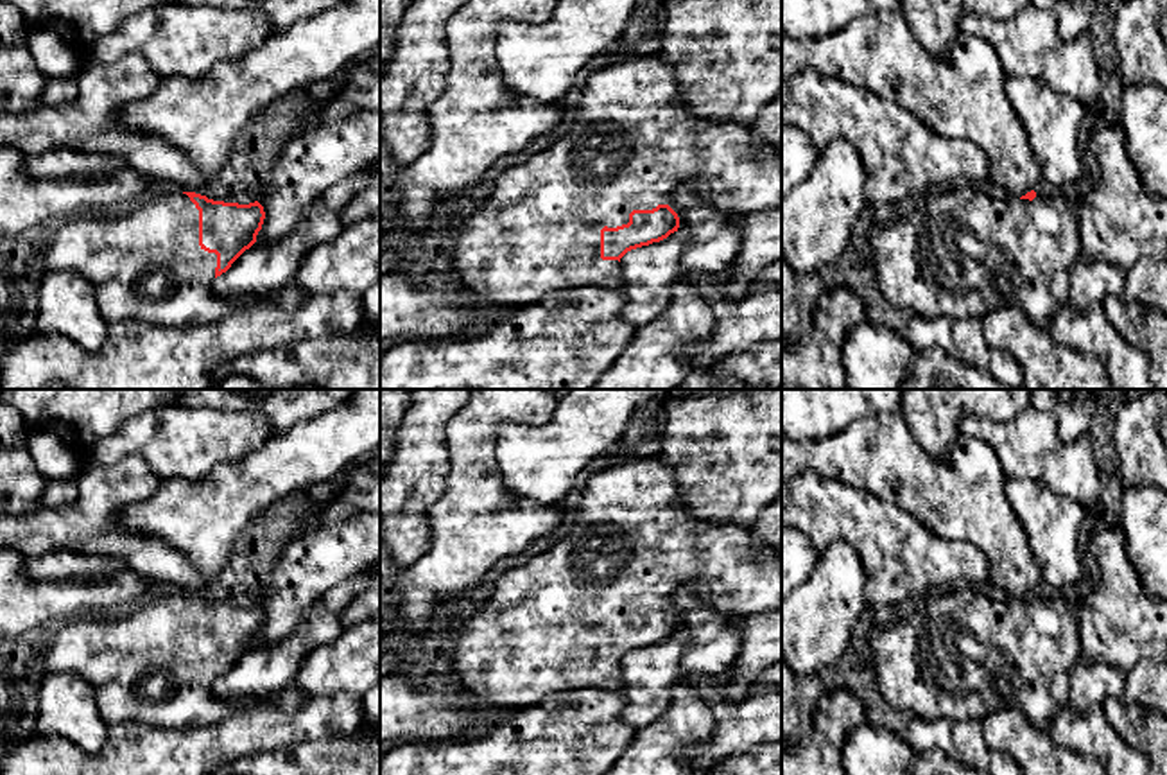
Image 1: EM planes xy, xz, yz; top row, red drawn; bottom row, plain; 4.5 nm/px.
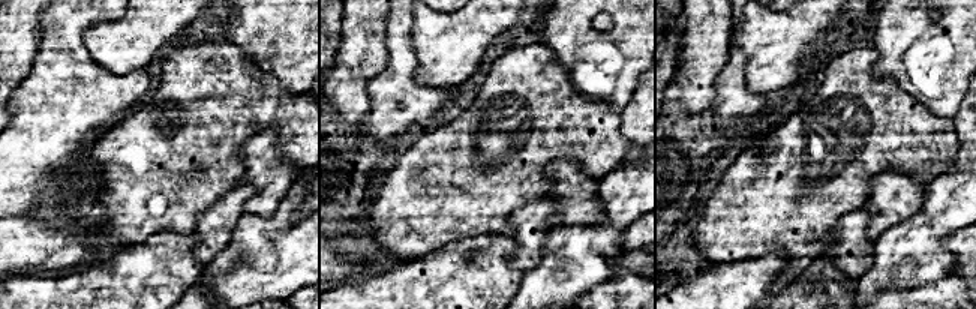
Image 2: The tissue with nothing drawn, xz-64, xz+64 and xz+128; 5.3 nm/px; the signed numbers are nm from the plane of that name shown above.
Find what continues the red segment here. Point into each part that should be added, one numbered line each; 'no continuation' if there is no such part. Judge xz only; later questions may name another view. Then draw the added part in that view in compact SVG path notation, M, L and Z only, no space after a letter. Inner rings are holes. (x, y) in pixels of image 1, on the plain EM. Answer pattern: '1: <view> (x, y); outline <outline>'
1: xz (635, 542); outline M656 456L617 463L592 475L572 520L574 527L563 540L525 565L506 570L452 640L452 671L461 691L477 696L479 707L525 709L565 691L620 689L620 664L601 660L601 631L627 626L633 612L669 606L670 597L690 585L712 612L724 617L782 606L782 558L762 545L751 529L697 518L679 493L674 470Z

